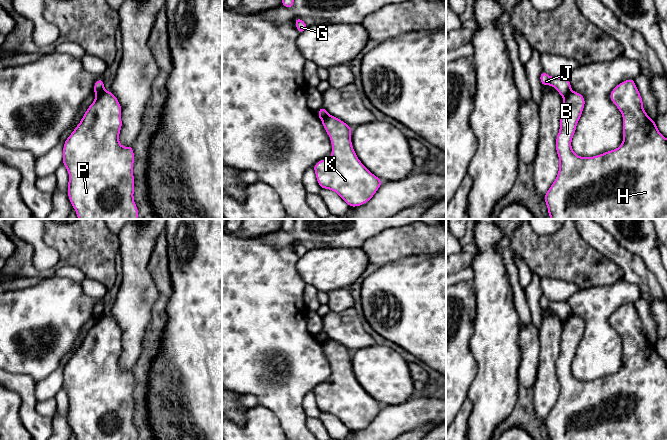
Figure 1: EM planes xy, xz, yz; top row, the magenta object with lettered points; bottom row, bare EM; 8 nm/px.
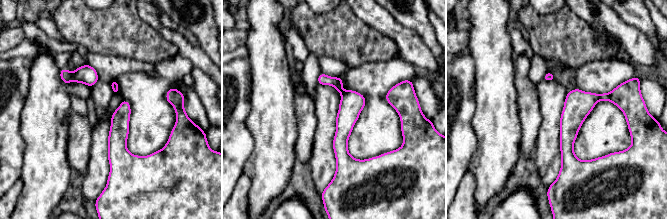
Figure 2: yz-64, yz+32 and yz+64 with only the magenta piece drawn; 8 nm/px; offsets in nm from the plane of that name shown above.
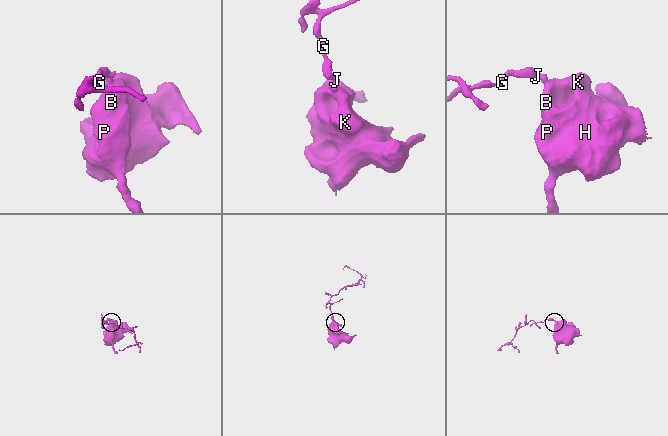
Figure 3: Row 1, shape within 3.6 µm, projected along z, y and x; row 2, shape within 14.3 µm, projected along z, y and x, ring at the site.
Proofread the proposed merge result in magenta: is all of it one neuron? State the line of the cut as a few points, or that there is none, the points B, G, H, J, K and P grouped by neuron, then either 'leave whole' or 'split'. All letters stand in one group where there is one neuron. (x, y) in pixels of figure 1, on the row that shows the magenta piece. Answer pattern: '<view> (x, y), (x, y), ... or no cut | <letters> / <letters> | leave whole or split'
xy (104, 90), (96, 96) | B H K P / G J | split

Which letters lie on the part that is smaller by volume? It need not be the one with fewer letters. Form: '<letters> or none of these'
G, J

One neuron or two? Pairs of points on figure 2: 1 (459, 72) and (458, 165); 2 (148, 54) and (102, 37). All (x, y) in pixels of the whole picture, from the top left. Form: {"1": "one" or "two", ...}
{"1": "one", "2": "one"}

